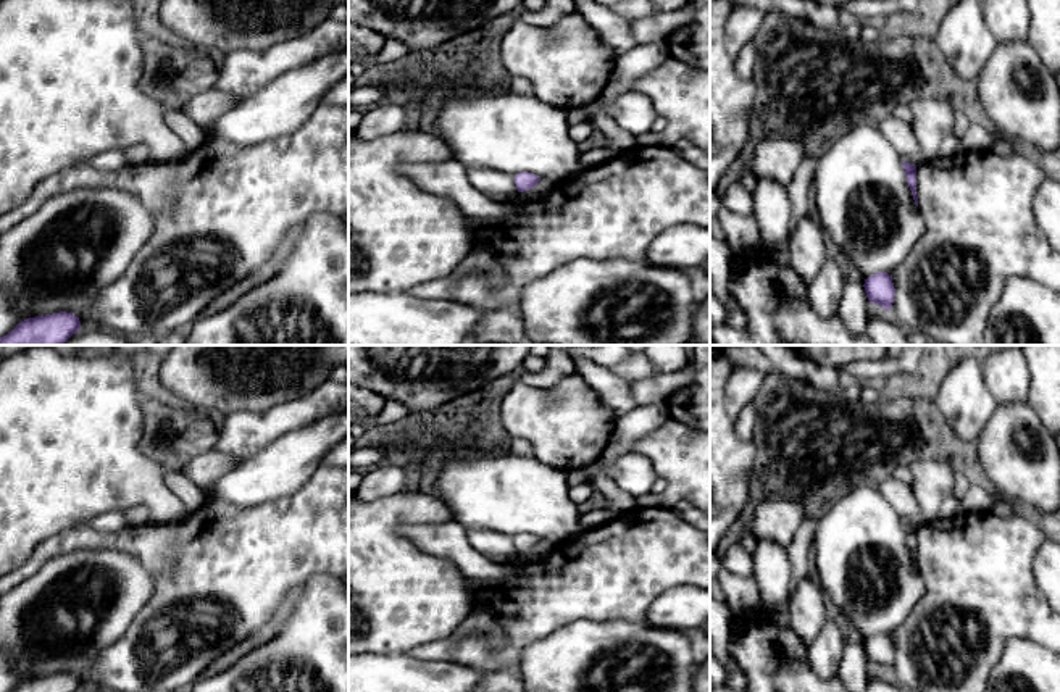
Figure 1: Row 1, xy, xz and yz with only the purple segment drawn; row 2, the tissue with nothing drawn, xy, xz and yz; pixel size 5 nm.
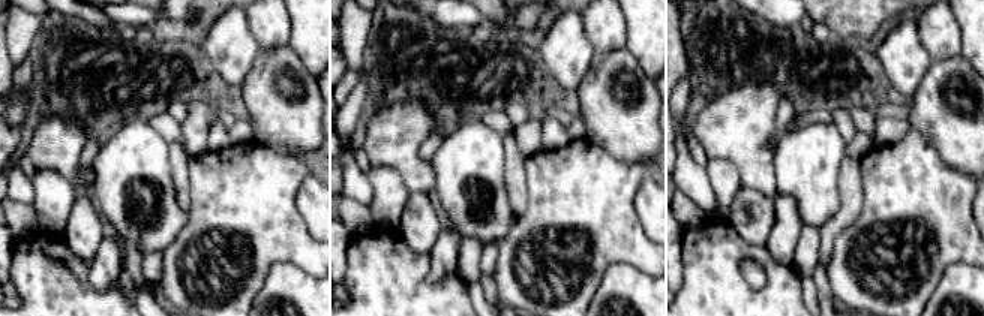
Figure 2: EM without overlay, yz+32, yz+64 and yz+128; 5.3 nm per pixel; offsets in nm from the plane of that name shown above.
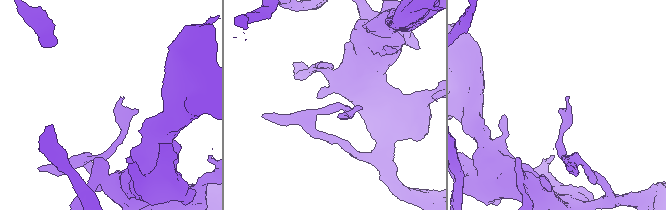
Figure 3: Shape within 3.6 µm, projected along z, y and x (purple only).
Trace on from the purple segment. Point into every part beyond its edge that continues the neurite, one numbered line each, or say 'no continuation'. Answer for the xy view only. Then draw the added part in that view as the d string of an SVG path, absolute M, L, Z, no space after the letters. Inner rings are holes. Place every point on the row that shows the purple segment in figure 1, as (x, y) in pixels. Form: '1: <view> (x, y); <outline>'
no continuation

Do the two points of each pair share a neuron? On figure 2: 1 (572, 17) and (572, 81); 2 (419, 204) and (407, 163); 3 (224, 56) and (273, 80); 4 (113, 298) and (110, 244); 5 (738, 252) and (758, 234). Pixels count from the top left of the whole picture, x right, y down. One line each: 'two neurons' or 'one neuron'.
1: one neuron
2: two neurons
3: two neurons
4: two neurons
5: two neurons

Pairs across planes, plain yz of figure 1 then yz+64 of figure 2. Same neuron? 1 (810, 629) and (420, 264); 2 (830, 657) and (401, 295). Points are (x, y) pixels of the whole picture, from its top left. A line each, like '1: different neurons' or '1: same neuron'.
1: different neurons
2: different neurons

